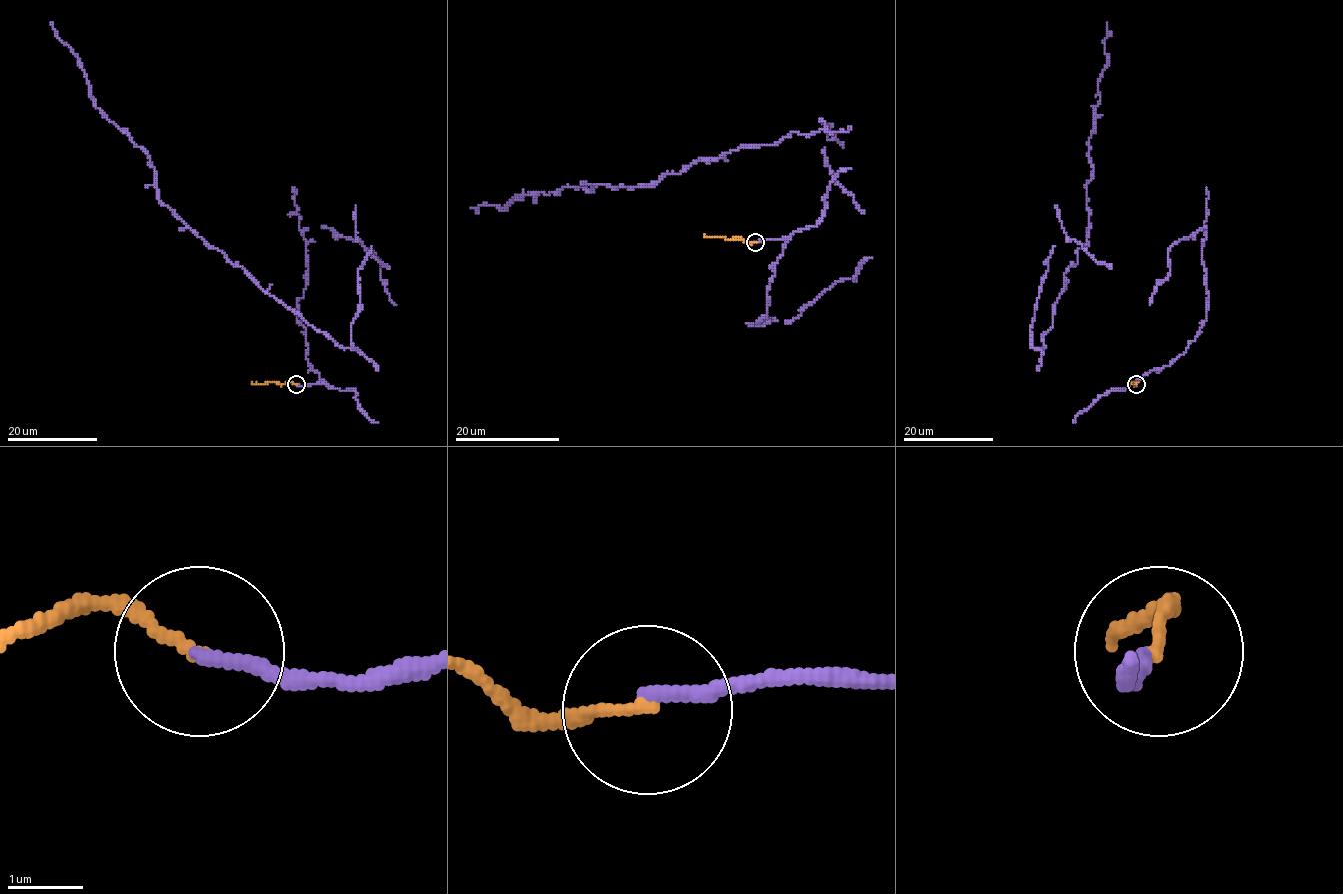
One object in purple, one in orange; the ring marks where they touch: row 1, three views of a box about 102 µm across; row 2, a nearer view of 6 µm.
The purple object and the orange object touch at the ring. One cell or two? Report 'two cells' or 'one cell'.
one cell

